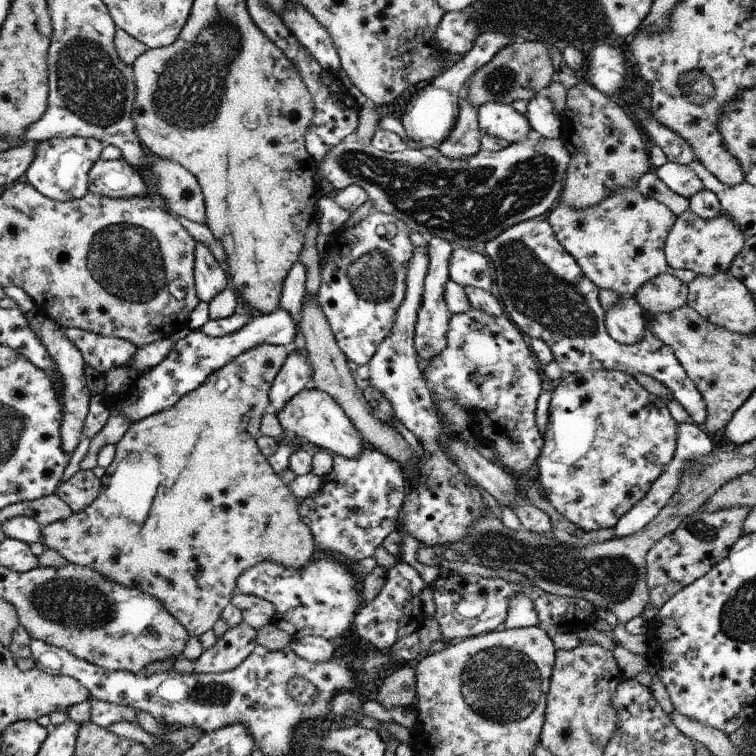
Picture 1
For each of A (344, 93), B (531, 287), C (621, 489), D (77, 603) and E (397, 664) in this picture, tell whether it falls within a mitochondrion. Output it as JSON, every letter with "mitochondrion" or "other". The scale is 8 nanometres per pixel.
{"A":"other","B":"mitochondrion","C":"other","D":"mitochondrion","E":"other"}

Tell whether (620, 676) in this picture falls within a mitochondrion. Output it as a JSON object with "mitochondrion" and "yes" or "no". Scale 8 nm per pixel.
{"mitochondrion":"no"}

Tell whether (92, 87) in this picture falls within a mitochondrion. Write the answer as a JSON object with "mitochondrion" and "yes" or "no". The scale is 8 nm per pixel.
{"mitochondrion":"yes"}

